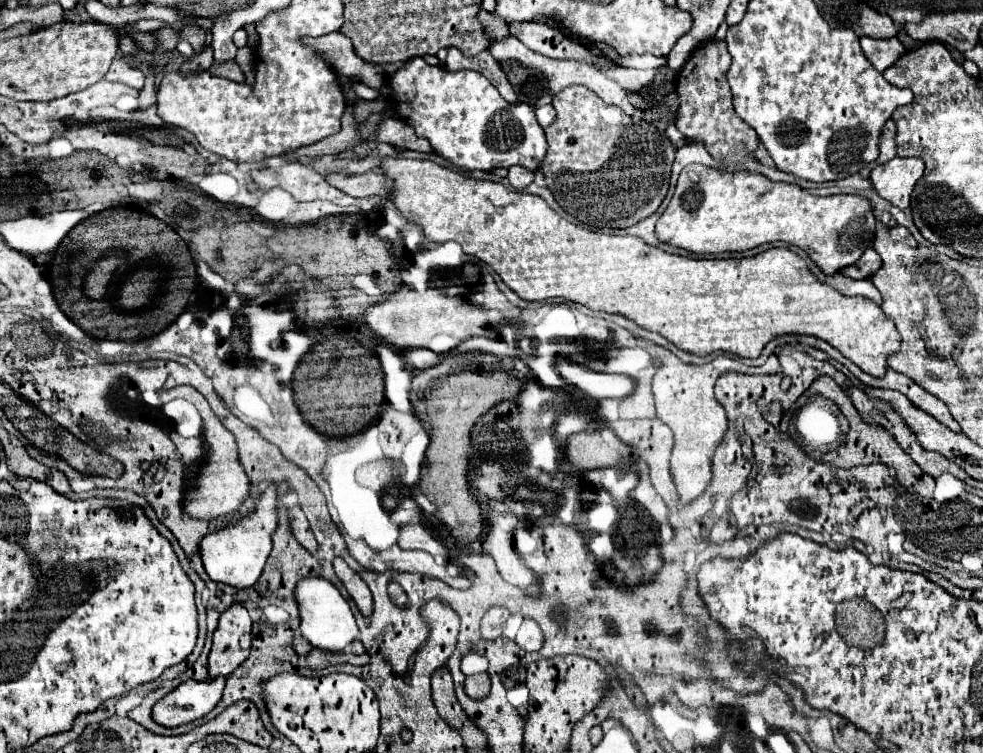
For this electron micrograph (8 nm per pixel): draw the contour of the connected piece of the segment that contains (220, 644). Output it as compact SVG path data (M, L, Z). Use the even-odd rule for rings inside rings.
M233 603L221 615L213 633L213 647L207 665L211 679L217 675L231 675L249 657L249 651L243 651L239 645L239 639L245 633L251 633L251 617L241 603Z

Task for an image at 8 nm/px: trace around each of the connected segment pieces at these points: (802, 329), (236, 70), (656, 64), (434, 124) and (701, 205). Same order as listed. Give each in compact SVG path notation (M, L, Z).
M385 159L383 161L383 173L389 175L395 181L395 193L391 195L391 201L397 205L397 209L413 223L421 225L425 231L425 237L429 241L435 243L447 243L447 241L457 241L463 247L464 253L477 257L479 261L491 265L491 269L503 279L503 283L513 289L521 299L525 301L545 301L545 299L555 299L555 297L563 297L567 301L585 305L593 311L603 311L603 313L617 313L623 315L627 319L631 319L633 323L637 323L639 327L647 329L647 331L655 331L659 335L663 335L669 343L673 343L677 349L693 353L693 355L711 355L713 351L723 351L723 353L733 353L739 357L749 357L755 359L761 355L763 347L781 335L811 335L811 337L819 337L823 341L827 341L829 345L833 345L839 353L843 353L847 359L851 359L853 363L857 363L859 369L863 369L865 373L873 375L873 377L883 377L887 373L887 359L891 355L895 355L899 351L899 331L895 327L895 323L891 319L887 319L887 315L883 313L883 309L877 303L871 303L871 299L863 299L863 297L847 297L841 295L837 289L827 287L825 283L821 283L809 269L809 265L805 263L805 259L801 259L795 251L785 249L785 247L775 247L775 249L767 249L763 253L759 253L757 257L745 257L745 259L691 259L691 257L681 257L681 255L673 255L667 253L659 247L653 247L649 243L645 243L639 237L615 237L615 235L605 235L605 233L595 233L596 230L585 223L577 221L576 223L568 221L566 218L557 215L541 197L537 195L529 195L529 193L521 193L521 191L511 191L507 189L503 183L495 183L495 181L479 181L473 177L467 177L463 173L445 169L433 161L415 161L415 159Z
M227 61L227 63L221 63L221 65L213 65L209 69L211 75L215 77L223 77L223 79L231 79L235 83L245 83L245 73L241 71L241 67L237 65L237 61Z
M652 54L619 56L612 61L621 67L635 69L656 69L667 65L666 57L656 57Z
M415 57L407 61L405 69L387 77L387 83L391 87L389 105L397 117L415 127L417 135L429 139L431 147L453 165L467 171L511 165L539 169L547 141L533 109L527 103L509 105L479 71L447 71Z
M705 165L685 167L679 175L679 183L671 197L669 207L657 221L657 237L673 247L687 249L697 255L705 253L743 253L763 243L787 241L809 253L809 257L823 269L825 275L835 275L843 269L843 253L863 253L873 243L875 213L869 199L857 195L831 195L815 197L795 183L775 183L759 173L713 169Z

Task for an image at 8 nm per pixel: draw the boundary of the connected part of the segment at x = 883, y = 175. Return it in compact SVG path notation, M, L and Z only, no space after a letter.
M895 157L885 165L877 165L871 171L871 183L875 191L899 209L909 207L911 191L921 179L925 163L921 159Z

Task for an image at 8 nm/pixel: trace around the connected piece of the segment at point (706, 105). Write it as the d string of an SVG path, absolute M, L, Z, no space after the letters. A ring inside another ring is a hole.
M713 39L705 45L701 45L699 49L695 49L695 53L685 63L685 67L681 69L681 75L677 79L677 95L679 95L681 107L679 107L679 117L677 117L675 127L689 141L703 141L713 159L723 161L723 163L737 163L737 161L741 161L743 157L747 157L755 151L759 139L757 139L757 133L747 123L743 123L743 119L739 119L739 115L735 115L735 109L733 109L733 103L731 103L733 95L731 95L731 89L729 89L729 83L727 83L727 67L729 65L731 65L731 55L727 51L725 41L715 41Z

